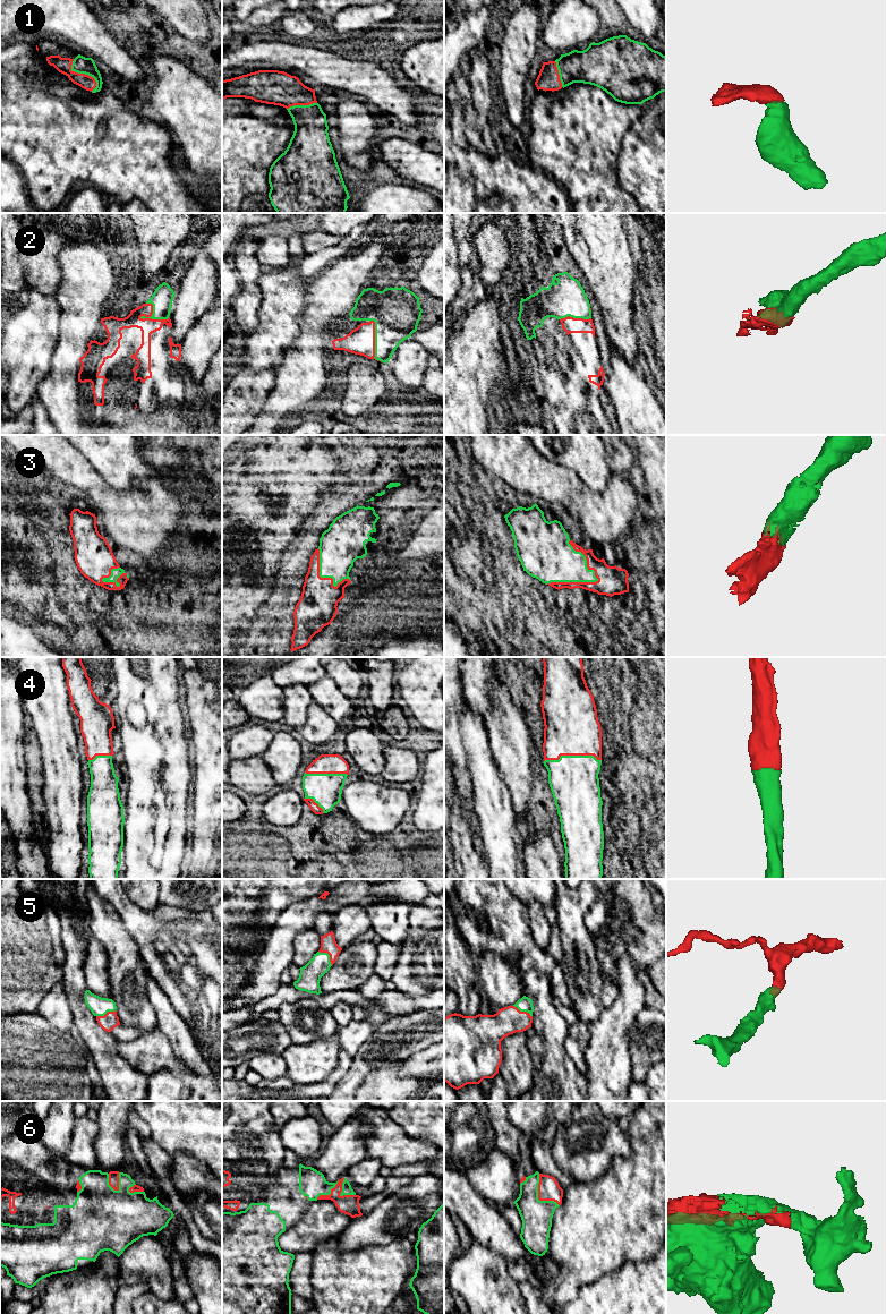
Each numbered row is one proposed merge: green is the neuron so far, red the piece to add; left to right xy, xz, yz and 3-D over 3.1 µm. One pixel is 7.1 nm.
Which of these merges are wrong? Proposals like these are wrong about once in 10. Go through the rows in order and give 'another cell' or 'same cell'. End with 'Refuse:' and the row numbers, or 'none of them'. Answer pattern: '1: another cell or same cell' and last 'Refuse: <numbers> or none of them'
1: same cell
2: same cell
3: same cell
4: same cell
5: same cell
6: same cell
Refuse: none of them

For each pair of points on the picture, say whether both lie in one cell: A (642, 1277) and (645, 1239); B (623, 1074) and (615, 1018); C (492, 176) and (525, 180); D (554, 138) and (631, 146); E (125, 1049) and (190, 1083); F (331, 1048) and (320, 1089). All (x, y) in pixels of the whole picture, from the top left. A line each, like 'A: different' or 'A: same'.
A: different
B: same
C: same
D: different
E: same
F: different

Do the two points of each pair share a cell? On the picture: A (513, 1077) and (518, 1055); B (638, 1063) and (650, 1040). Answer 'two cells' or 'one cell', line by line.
A: one cell
B: one cell

